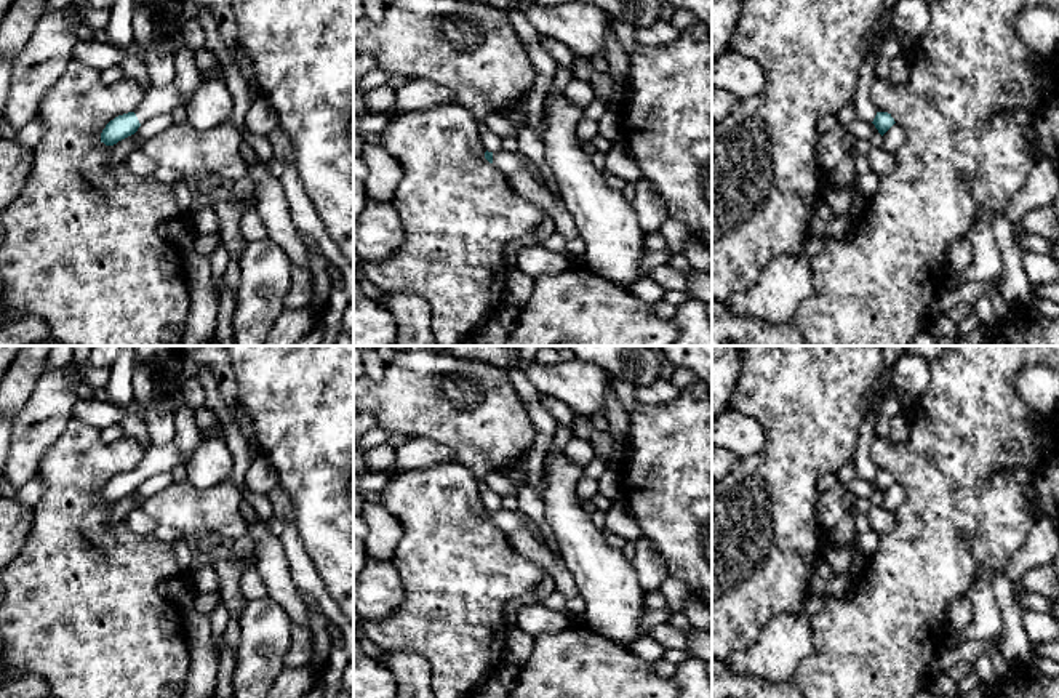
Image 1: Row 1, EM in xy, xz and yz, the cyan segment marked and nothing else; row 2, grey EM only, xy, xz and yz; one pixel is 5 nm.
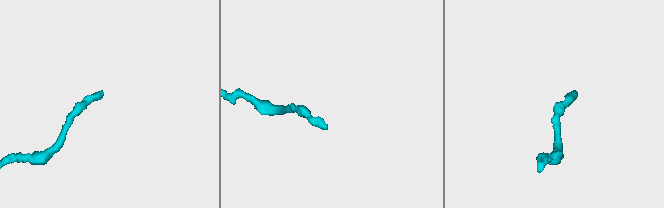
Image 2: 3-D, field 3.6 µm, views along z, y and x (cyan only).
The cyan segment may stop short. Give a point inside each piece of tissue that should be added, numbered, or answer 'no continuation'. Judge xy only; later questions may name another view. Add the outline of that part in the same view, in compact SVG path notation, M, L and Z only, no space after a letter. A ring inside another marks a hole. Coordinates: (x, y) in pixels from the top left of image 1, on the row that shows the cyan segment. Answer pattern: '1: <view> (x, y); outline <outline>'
1: xy (165, 100); outline M174 83L157 88L152 86L142 102L134 110L139 123L146 123L149 118L160 114L171 114L176 107L186 107L190 98L186 98Z

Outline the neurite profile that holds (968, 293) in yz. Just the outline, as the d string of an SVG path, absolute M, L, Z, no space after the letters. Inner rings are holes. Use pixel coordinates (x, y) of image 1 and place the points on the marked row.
M1001 275L984 282L969 282L955 290L941 285L939 293L928 306L928 320L945 315L953 306L961 303L973 306L973 303L984 293L1000 288Z

